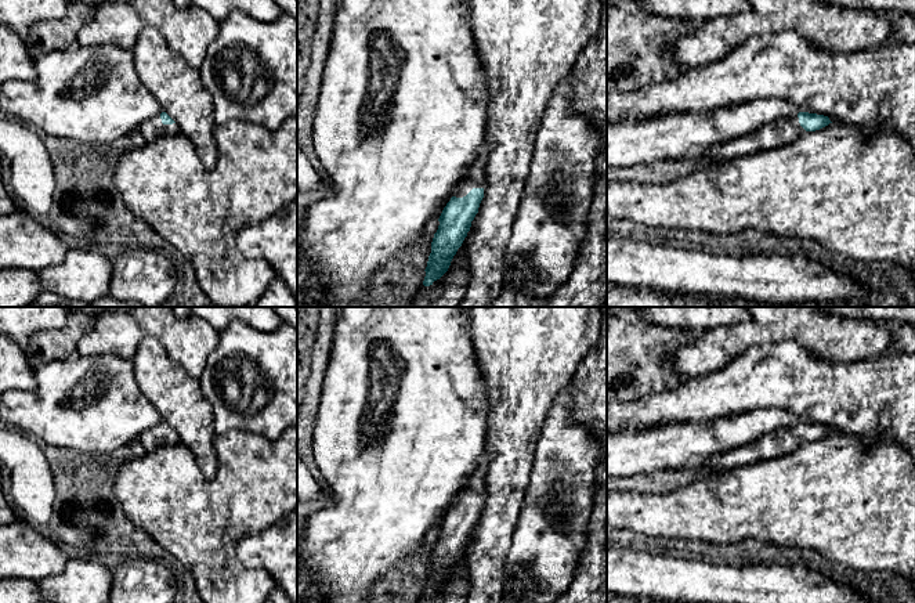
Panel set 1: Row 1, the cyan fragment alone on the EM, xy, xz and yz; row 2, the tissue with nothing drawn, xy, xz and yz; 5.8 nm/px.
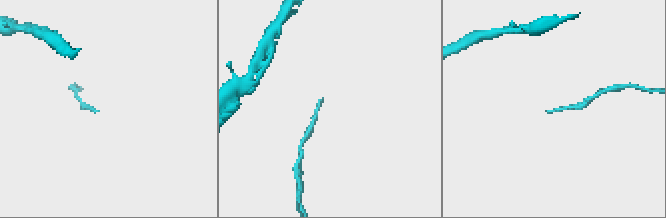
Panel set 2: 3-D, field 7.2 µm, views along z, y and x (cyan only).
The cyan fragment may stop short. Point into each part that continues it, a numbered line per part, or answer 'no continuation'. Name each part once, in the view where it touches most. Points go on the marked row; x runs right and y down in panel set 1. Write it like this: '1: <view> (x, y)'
1: xz (476, 177)

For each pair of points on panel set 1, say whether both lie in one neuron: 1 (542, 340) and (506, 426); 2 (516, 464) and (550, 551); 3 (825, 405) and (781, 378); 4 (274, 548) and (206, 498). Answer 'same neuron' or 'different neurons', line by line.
1: same neuron
2: different neurons
3: same neuron
4: different neurons

